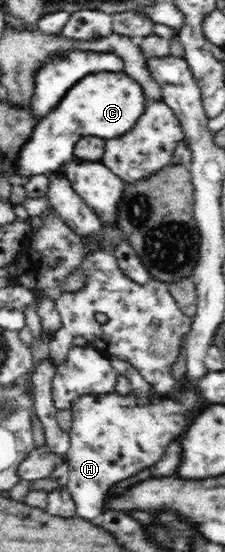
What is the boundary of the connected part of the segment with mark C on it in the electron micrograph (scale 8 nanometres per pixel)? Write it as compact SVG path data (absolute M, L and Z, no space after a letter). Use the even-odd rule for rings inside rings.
M96 73L88 79L80 79L64 99L60 99L55 109L40 118L30 136L20 149L17 161L17 175L31 178L61 170L64 164L73 159L74 147L84 137L112 139L119 137L136 125L144 109L144 92L136 81L124 73Z

